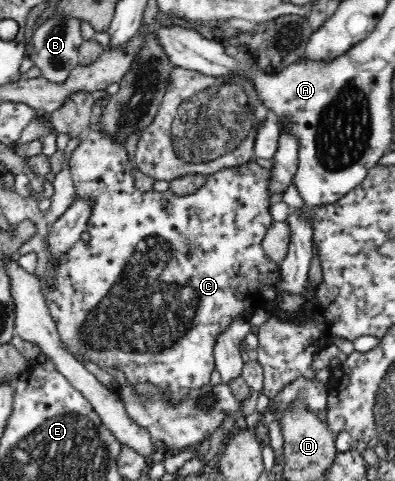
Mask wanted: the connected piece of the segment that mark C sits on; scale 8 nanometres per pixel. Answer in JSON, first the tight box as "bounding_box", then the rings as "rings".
{"bounding_box":[46,130,280,403],"rings":[[[91,130],[88,131],[83,136],[83,142],[76,148],[72,154],[70,154],[70,159],[65,161],[65,165],[68,165],[68,170],[70,176],[72,178],[72,183],[74,183],[74,187],[76,189],[75,200],[91,200],[92,206],[90,206],[90,218],[86,220],[86,232],[88,232],[90,239],[84,240],[80,239],[76,241],[76,244],[72,245],[72,248],[69,248],[68,253],[62,256],[62,260],[60,260],[60,264],[58,264],[57,269],[57,277],[55,278],[55,285],[53,286],[52,290],[49,290],[46,294],[46,305],[48,305],[48,311],[50,311],[50,317],[54,321],[56,325],[56,331],[58,331],[58,335],[60,335],[60,341],[64,343],[64,348],[70,352],[70,354],[74,355],[78,361],[82,364],[86,362],[93,362],[98,367],[102,369],[106,369],[109,371],[110,369],[114,370],[121,370],[124,376],[130,382],[151,382],[152,384],[157,384],[160,388],[167,388],[170,393],[170,399],[174,401],[174,403],[180,403],[187,395],[188,390],[190,388],[202,388],[204,384],[208,384],[210,382],[210,374],[212,374],[212,370],[215,369],[215,362],[214,362],[214,355],[213,355],[213,348],[214,342],[216,342],[216,336],[220,334],[220,332],[226,330],[226,326],[232,322],[232,319],[236,318],[236,316],[244,316],[250,319],[252,314],[256,312],[256,310],[260,310],[260,308],[266,308],[269,311],[276,311],[276,296],[278,296],[280,292],[279,282],[280,282],[280,268],[277,266],[272,260],[268,259],[268,256],[264,253],[262,245],[262,239],[264,238],[264,234],[266,234],[268,228],[270,228],[271,224],[273,223],[272,215],[270,215],[270,211],[268,210],[268,204],[271,200],[269,198],[268,193],[268,184],[269,184],[269,176],[270,176],[270,169],[262,168],[262,166],[258,166],[254,160],[248,162],[244,165],[239,165],[236,167],[231,168],[224,168],[219,170],[218,172],[214,172],[214,174],[208,175],[205,178],[204,185],[196,192],[196,194],[190,194],[190,196],[182,196],[179,198],[175,196],[170,191],[165,192],[140,192],[135,188],[134,180],[132,176],[132,170],[136,169],[133,164],[128,162],[128,158],[126,157],[126,150],[125,146],[123,146],[117,140],[112,139],[112,136],[103,136],[100,132],[92,132]]]}

